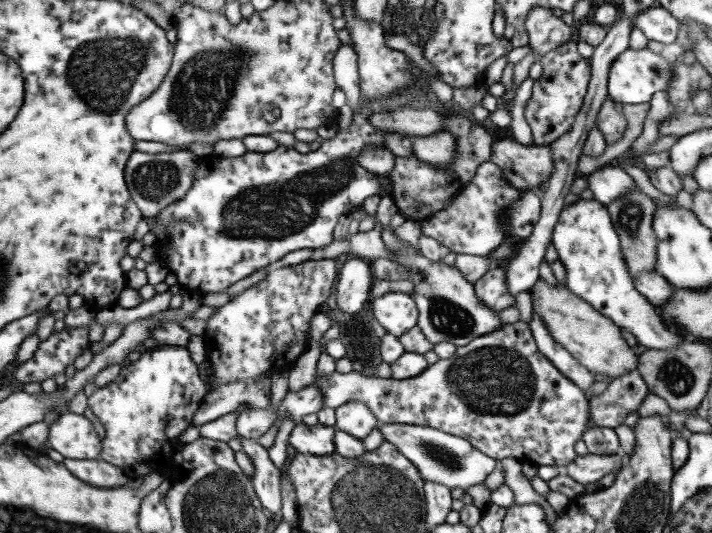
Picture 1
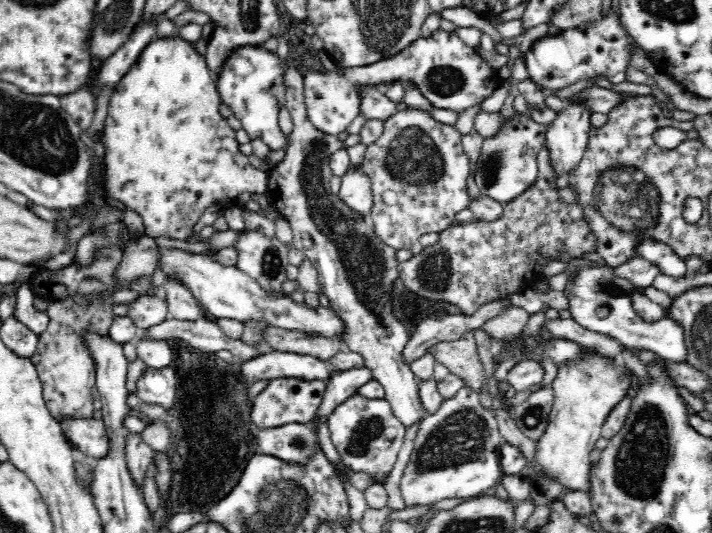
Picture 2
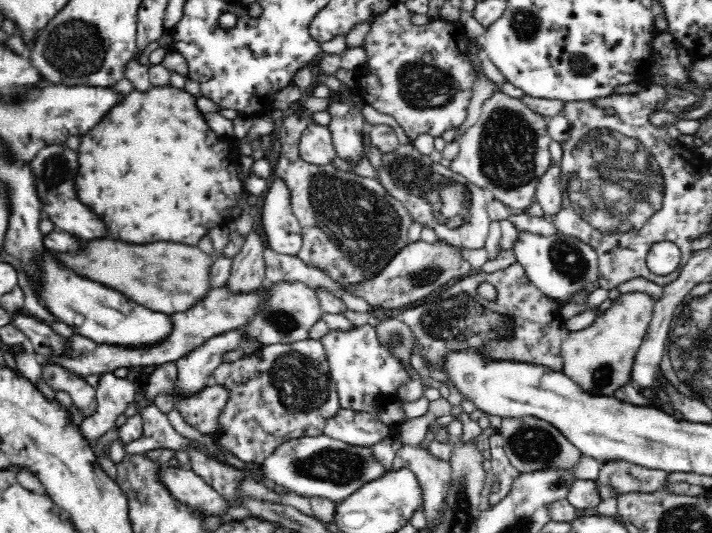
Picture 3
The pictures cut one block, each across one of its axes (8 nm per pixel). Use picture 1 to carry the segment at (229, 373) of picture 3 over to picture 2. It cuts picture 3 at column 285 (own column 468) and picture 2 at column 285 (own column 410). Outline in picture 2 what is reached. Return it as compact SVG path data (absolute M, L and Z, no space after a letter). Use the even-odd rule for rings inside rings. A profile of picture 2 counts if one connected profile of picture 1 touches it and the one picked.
M280 378L280 380L270 380L268 386L254 398L252 406L252 422L262 428L278 428L284 424L308 424L312 418L316 418L316 412L326 396L328 382L320 380L300 380L300 378Z

